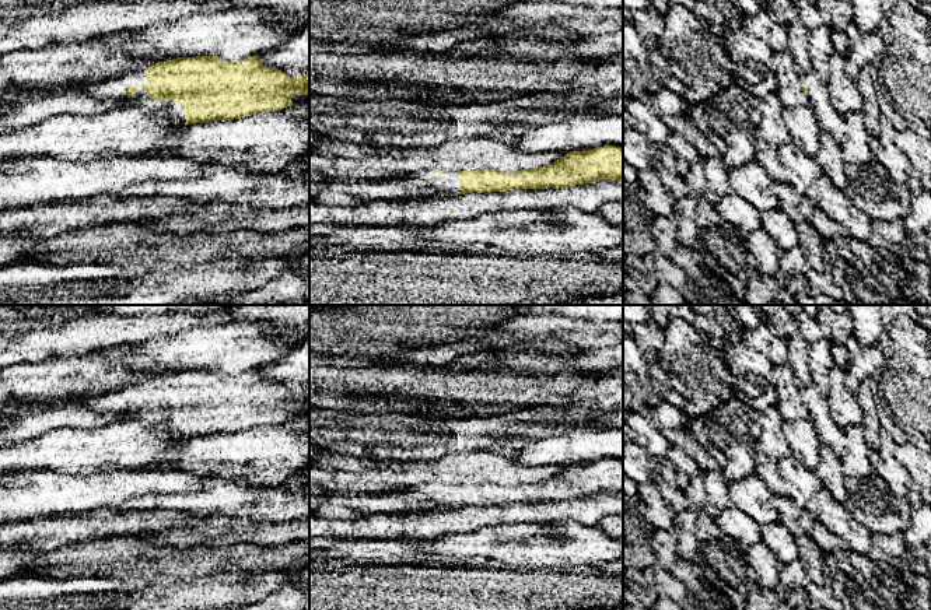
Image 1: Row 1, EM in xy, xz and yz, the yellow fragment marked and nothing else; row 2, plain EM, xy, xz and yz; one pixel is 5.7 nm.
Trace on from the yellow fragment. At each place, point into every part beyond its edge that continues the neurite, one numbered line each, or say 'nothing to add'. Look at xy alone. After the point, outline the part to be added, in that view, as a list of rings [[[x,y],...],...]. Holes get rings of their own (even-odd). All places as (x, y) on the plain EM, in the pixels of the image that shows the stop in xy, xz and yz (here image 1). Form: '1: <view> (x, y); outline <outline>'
1: xy (171, 421); outline [[[144,402],[139,403],[129,413],[132,418],[139,420],[148,427],[168,428],[176,438],[186,438],[186,428],[181,417],[175,414],[165,413],[161,416],[158,413],[151,413]]]

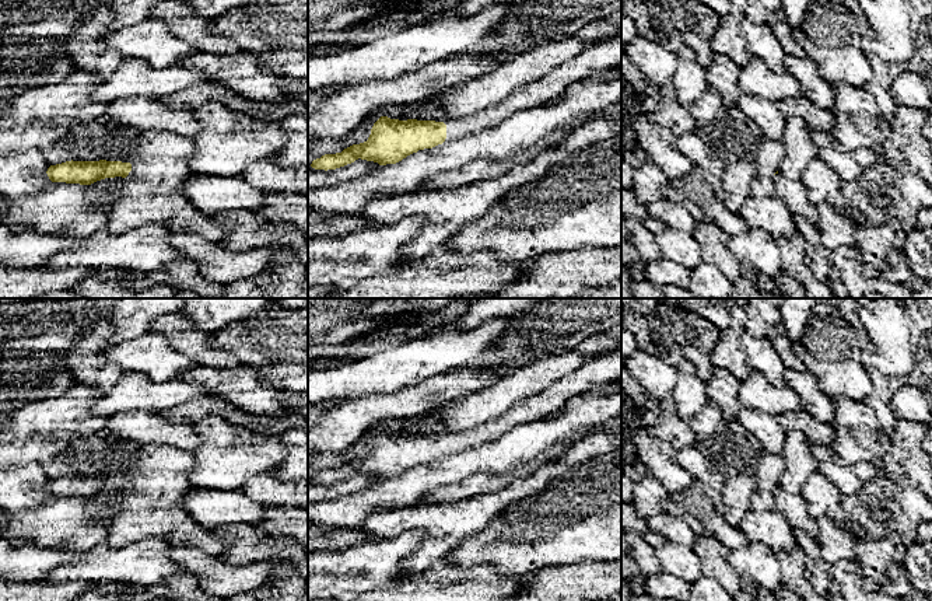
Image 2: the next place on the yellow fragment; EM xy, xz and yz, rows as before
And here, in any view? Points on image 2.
1: xz (603, 369); outline [[[621,347],[607,354],[586,359],[568,375],[550,384],[539,394],[516,402],[497,417],[463,431],[438,431],[432,434],[446,438],[446,453],[442,458],[448,458],[490,444],[521,424],[537,422],[560,412],[570,399],[584,395],[598,385],[617,380],[621,380]]]

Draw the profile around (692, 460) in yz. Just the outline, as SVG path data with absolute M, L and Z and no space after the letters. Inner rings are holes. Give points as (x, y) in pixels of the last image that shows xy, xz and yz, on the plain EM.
M696 447L677 451L677 461L697 481L701 481L716 490L722 490L726 476L715 469Z

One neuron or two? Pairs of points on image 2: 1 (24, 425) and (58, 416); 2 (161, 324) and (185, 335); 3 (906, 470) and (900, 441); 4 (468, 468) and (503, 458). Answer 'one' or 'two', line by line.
1: one
2: one
3: one
4: one

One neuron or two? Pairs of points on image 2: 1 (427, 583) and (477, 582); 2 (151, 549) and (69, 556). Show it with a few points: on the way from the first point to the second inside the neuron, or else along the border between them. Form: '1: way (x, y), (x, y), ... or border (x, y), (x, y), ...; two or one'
1: way (440, 584), (465, 584); one
2: border (90, 552), (55, 568); two

